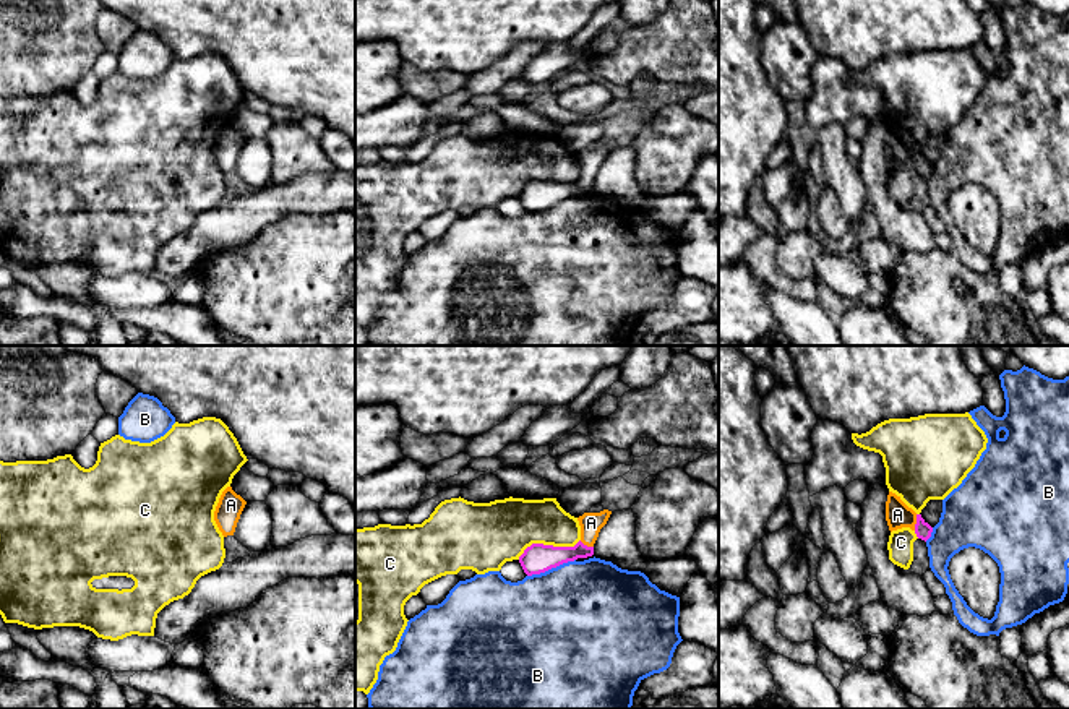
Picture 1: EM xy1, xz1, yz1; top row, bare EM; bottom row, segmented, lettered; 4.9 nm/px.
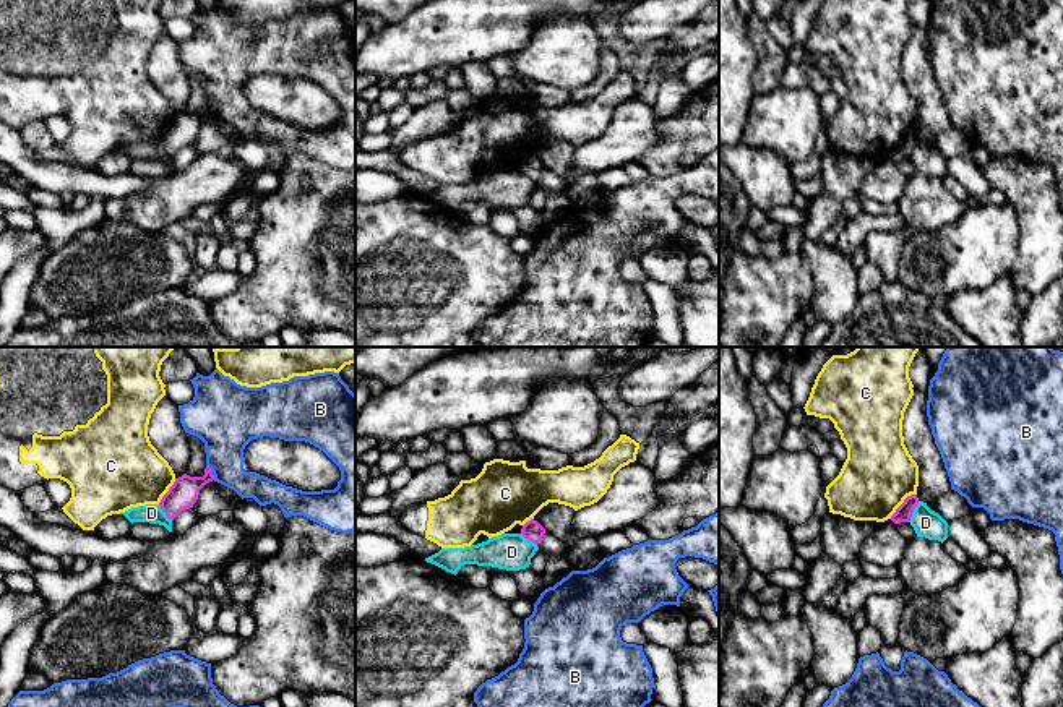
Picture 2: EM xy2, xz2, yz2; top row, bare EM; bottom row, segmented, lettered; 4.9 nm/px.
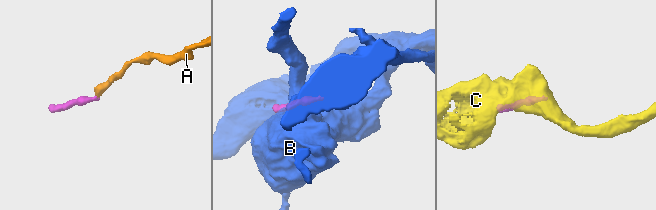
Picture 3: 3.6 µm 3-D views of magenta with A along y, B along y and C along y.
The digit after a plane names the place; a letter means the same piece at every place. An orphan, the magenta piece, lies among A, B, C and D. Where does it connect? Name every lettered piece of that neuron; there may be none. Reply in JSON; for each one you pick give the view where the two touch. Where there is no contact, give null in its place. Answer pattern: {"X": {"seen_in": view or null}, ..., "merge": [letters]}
{"A": {"seen_in": "yz1"}, "merge": ["A"]}

